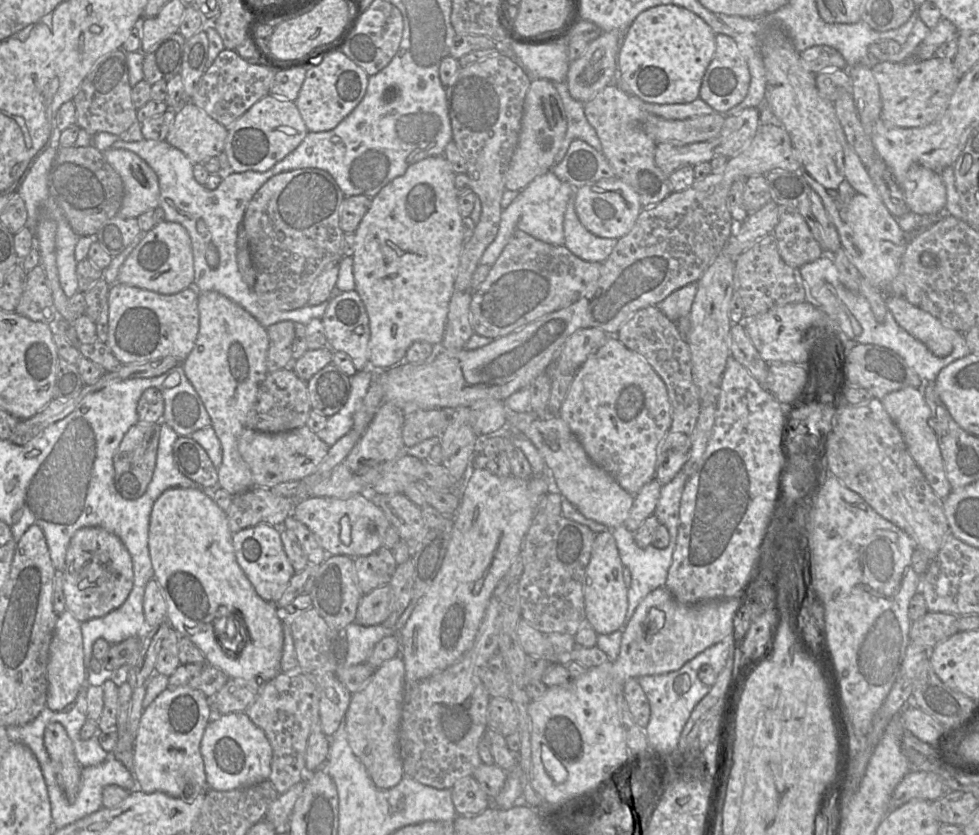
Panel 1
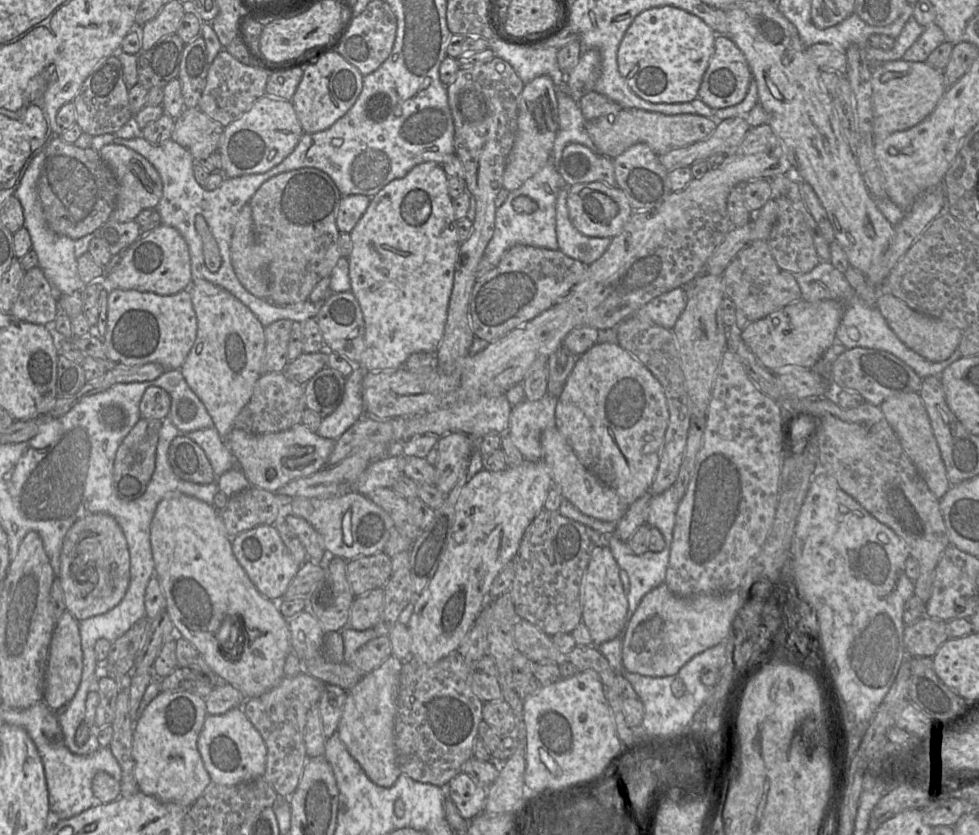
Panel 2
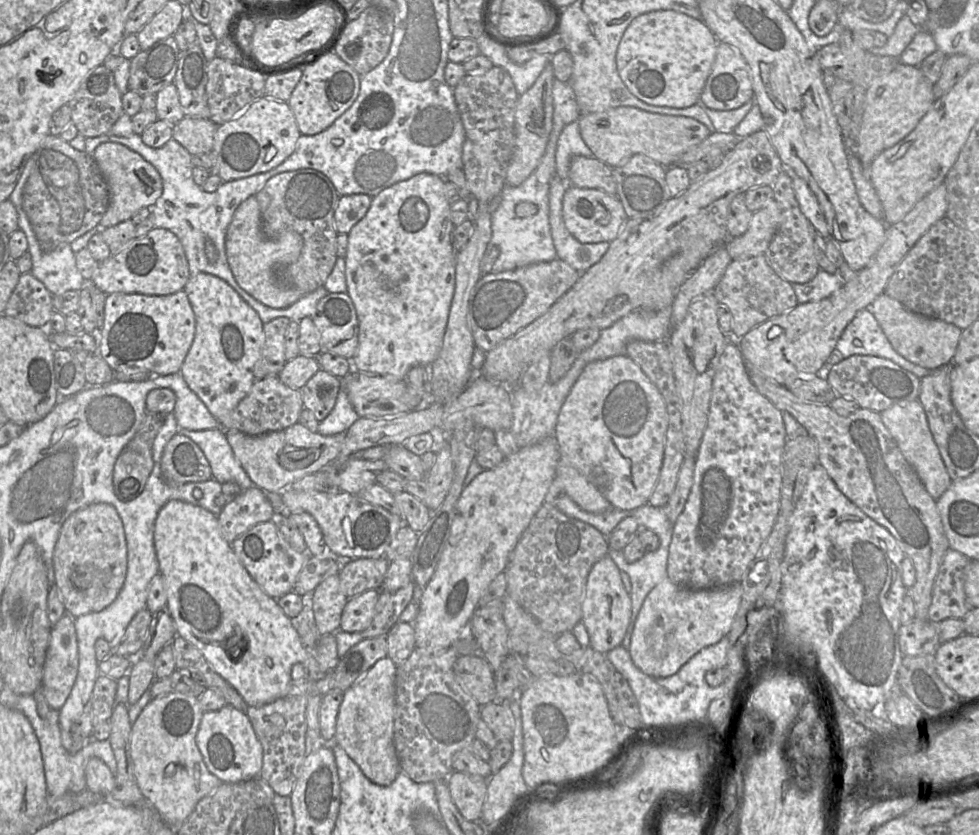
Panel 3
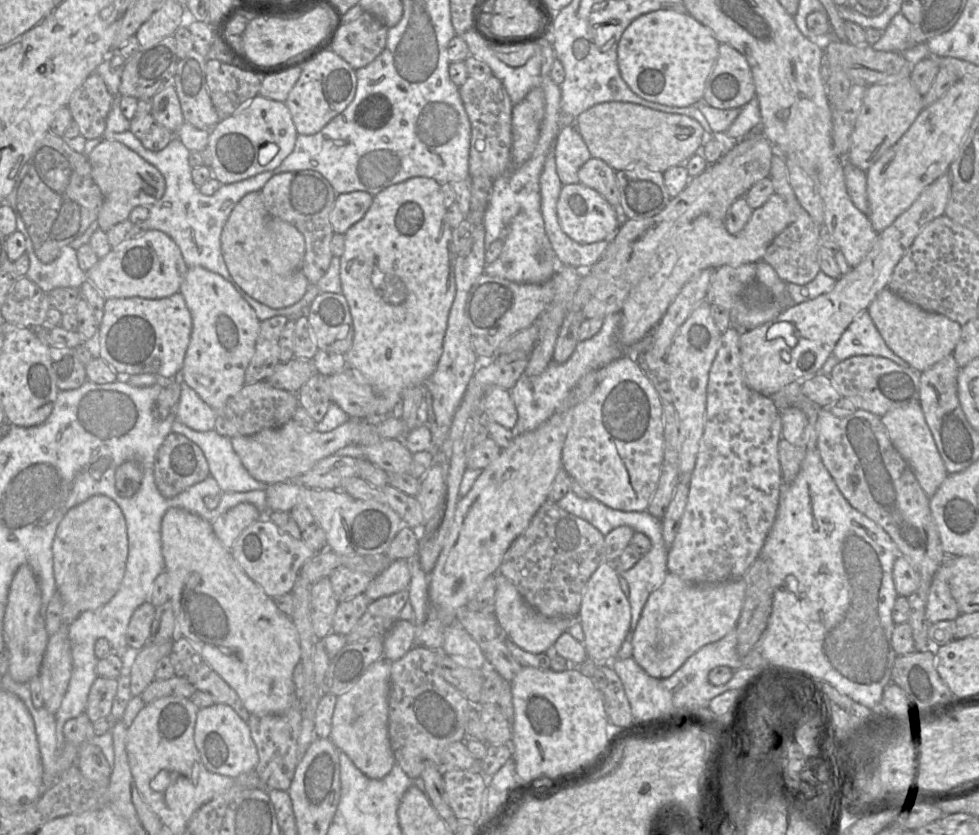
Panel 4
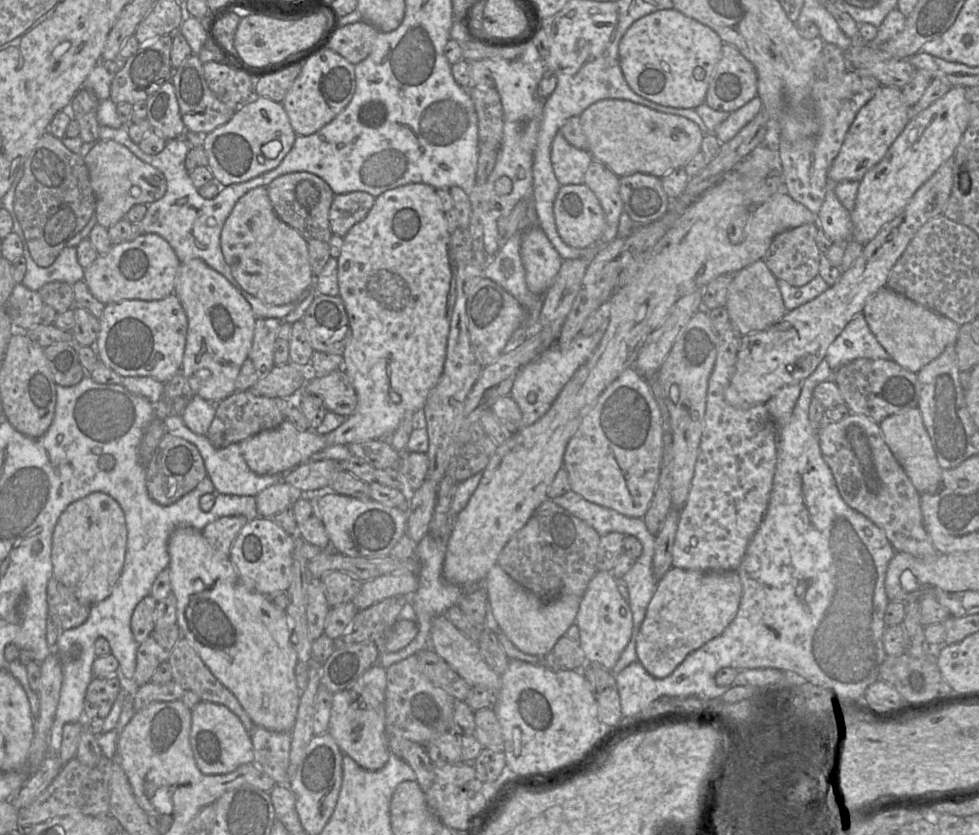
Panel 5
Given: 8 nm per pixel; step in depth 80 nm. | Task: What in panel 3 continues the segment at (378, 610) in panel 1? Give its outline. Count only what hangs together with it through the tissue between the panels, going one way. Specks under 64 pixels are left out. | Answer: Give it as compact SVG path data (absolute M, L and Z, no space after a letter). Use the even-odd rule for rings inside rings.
M367 590L349 598L341 615L340 629L344 632L362 632L372 623L378 590Z

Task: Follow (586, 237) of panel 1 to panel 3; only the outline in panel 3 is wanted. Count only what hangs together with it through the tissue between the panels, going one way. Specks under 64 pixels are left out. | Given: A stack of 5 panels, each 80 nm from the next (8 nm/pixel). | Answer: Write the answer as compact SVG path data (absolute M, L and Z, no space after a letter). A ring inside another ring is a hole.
M554 175L549 187L549 224L557 258L582 273L595 264L607 251L610 242L581 243L567 230L562 201L567 184Z

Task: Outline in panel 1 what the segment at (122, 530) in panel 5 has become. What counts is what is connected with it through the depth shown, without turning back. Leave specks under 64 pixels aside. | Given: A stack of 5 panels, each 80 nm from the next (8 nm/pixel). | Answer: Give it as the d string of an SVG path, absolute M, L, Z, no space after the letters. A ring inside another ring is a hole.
M83 527L74 533L62 572L66 609L81 623L118 608L133 586L132 560L128 550L117 536L100 527ZM80 580L88 580L89 586L80 590Z

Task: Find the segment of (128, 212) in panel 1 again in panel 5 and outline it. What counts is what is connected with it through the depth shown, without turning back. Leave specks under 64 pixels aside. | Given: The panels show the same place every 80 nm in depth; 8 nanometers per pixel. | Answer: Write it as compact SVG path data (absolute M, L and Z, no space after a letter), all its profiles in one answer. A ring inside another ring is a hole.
M99 139L83 159L96 197L97 223L106 229L126 218L126 214L133 206L149 205L166 193L167 181L164 174L137 158L127 147L113 140Z

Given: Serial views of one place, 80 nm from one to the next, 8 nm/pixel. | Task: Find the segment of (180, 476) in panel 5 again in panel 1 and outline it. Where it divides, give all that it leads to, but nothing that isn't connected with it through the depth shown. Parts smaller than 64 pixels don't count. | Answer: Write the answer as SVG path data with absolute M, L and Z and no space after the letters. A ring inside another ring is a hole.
M179 436L173 446L179 471L203 489L218 487L218 469L207 452L191 436Z

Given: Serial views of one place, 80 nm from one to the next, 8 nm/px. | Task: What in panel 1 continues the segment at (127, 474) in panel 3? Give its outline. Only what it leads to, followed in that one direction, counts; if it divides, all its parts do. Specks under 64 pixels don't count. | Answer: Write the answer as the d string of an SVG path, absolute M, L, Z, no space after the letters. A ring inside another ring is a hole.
M138 422L124 435L113 457L115 488L123 498L135 500L145 493L156 467L160 431L160 422Z

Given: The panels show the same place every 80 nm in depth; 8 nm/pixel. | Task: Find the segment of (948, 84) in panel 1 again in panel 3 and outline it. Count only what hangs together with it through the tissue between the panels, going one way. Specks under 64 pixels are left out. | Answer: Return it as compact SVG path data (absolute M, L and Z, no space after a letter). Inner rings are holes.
M899 63L890 73L874 79L866 89L864 112L854 154L864 166L870 166L880 153L897 144L917 126L935 100L933 84L919 66Z

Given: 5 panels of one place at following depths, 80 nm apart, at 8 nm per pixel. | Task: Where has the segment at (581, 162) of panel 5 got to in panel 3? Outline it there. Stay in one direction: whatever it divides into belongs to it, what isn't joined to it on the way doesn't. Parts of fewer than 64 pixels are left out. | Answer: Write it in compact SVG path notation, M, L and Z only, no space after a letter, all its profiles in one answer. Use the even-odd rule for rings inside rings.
M578 121L567 124L557 140L555 152L556 175L567 182L572 156L592 157L592 151L583 141Z

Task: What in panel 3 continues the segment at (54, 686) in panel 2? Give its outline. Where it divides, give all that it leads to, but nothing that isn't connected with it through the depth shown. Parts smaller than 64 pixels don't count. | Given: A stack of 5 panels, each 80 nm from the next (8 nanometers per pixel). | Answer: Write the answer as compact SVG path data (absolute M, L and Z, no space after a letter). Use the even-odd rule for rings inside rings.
M65 613L50 634L42 690L53 710L62 708L77 678L79 657L74 619Z

